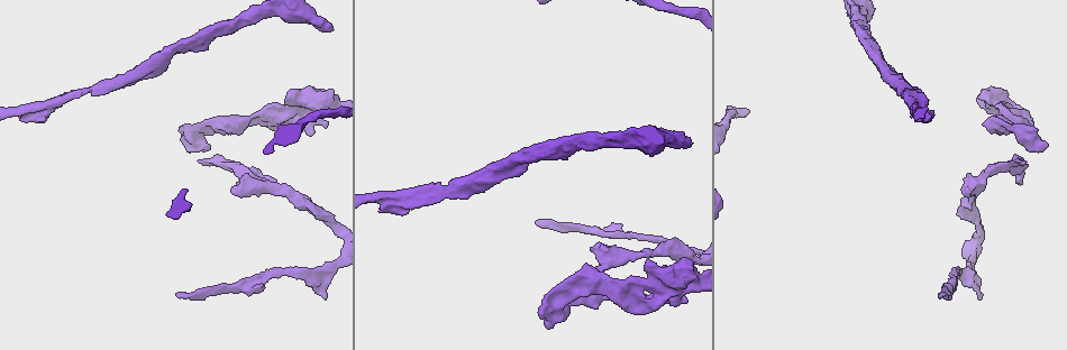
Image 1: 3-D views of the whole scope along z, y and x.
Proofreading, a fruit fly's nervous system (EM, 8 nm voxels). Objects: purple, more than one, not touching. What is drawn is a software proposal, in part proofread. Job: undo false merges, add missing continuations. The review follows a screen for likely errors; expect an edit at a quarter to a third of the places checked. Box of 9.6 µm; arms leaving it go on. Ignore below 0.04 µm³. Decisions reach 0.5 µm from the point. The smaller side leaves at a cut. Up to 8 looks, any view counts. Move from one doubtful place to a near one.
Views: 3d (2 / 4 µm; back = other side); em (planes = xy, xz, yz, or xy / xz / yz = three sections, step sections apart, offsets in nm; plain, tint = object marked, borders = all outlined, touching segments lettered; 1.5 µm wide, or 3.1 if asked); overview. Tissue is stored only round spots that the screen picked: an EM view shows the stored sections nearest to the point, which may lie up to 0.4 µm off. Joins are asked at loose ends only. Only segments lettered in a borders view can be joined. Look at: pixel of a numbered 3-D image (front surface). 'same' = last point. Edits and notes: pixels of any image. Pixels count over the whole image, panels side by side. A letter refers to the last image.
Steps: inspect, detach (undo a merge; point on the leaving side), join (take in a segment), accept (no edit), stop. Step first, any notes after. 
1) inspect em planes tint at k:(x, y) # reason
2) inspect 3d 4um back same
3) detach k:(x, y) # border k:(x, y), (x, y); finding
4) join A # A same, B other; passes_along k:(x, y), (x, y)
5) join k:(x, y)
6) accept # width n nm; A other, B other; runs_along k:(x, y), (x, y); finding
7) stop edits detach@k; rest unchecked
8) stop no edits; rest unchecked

inspect em planes borders at 1:(331, 27) # branch stops here

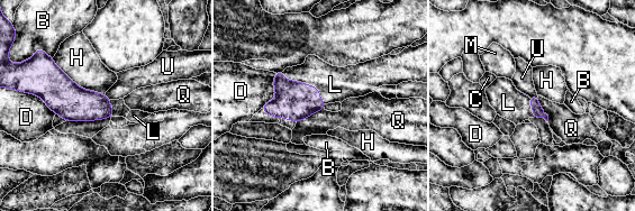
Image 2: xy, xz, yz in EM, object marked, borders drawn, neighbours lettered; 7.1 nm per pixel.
join L # B other, C other, D other, H other, L same, M other, Q other, U other; passes_along 2:(296, 101), (305, 83), (335, 84); it goes on there

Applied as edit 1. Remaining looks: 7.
inspect overview

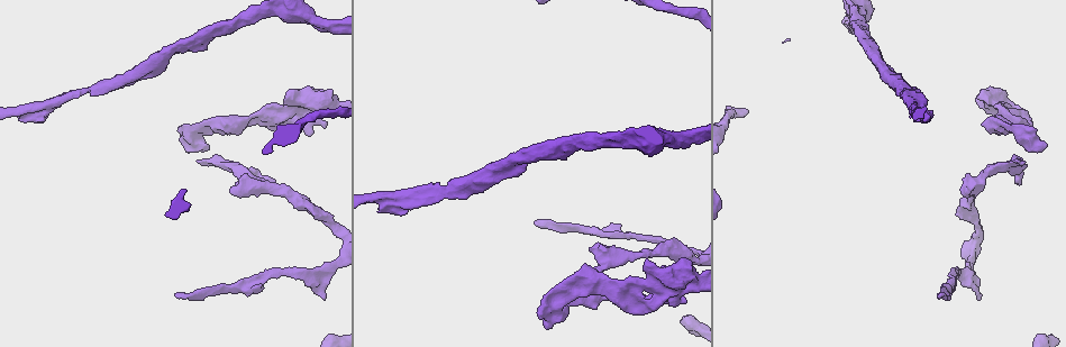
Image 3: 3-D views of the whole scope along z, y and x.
inspect 3d 4um at 3:(548, 299)

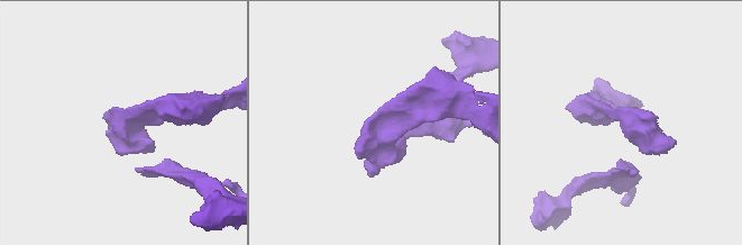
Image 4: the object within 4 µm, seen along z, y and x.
inspect em xy step 8 borders at 4:(115, 115) # shape alone is not enough

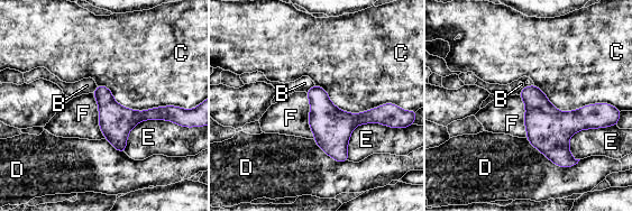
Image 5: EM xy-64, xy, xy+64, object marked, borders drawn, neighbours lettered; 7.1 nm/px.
accept # width 140 nm; B other, C other, D other, E other, F other; border 5:(304, 92), (313, 138); continuous, no second cell

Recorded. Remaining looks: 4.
inspect em planes borders at 3:(275, 180) # branch stops here

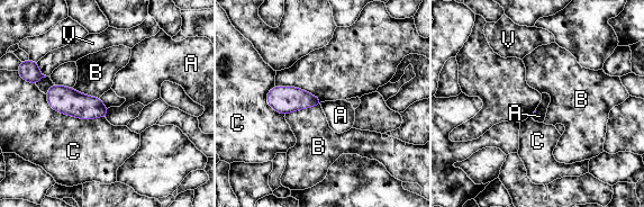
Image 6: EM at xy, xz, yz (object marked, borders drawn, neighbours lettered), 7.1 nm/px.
accept # A other, B other, C other, V other; border 6:(108, 108), (108, 114), (105, 117); none of them fits

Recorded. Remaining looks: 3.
stop edits join@2; rest unchecked

